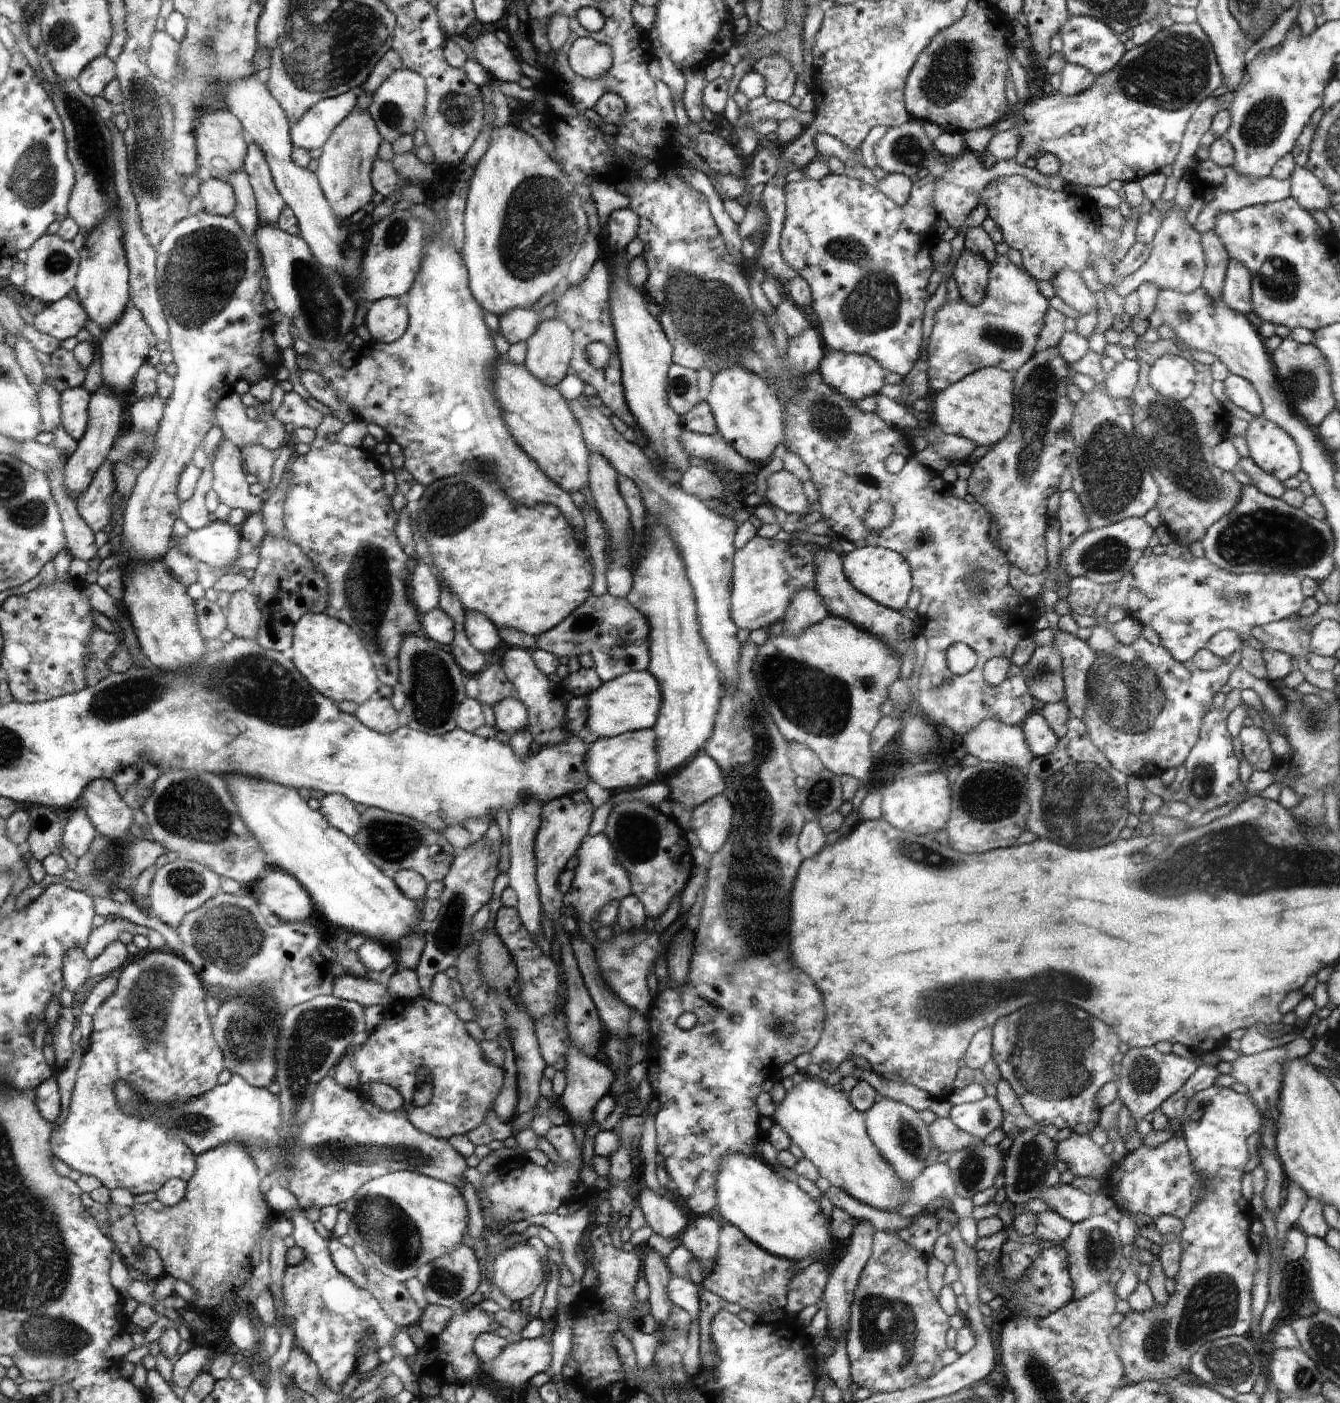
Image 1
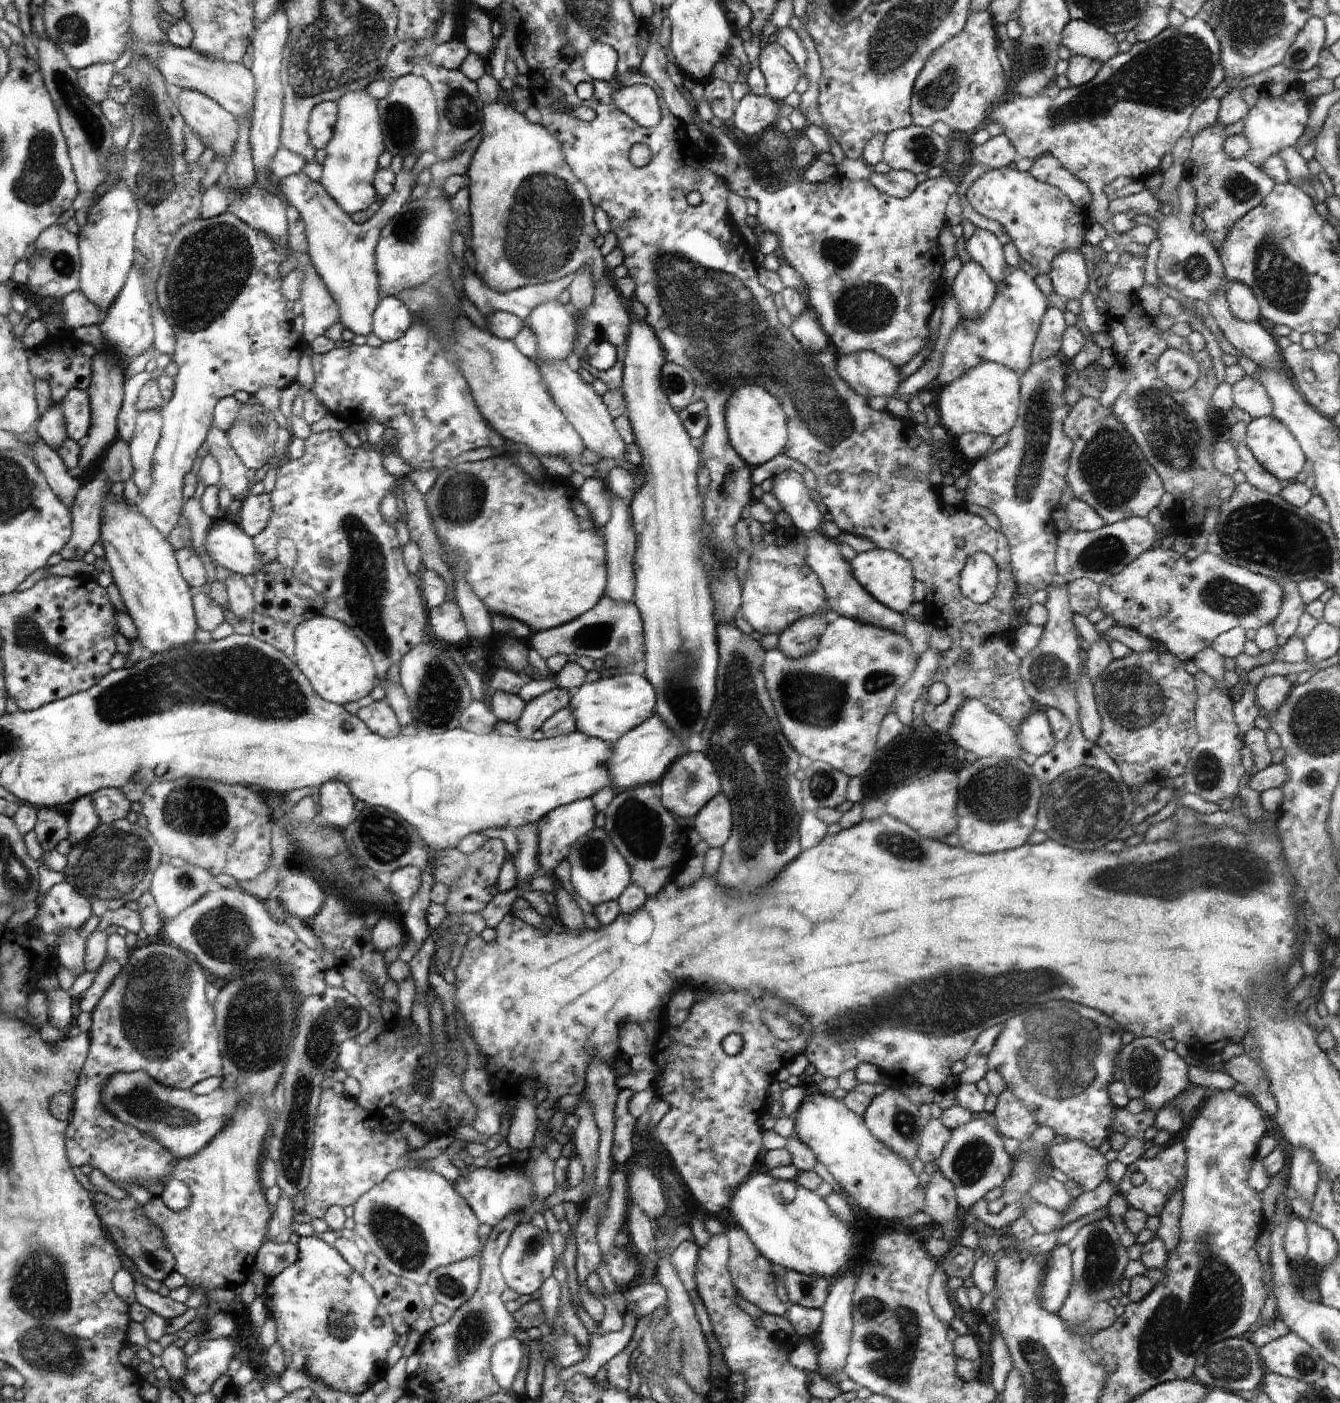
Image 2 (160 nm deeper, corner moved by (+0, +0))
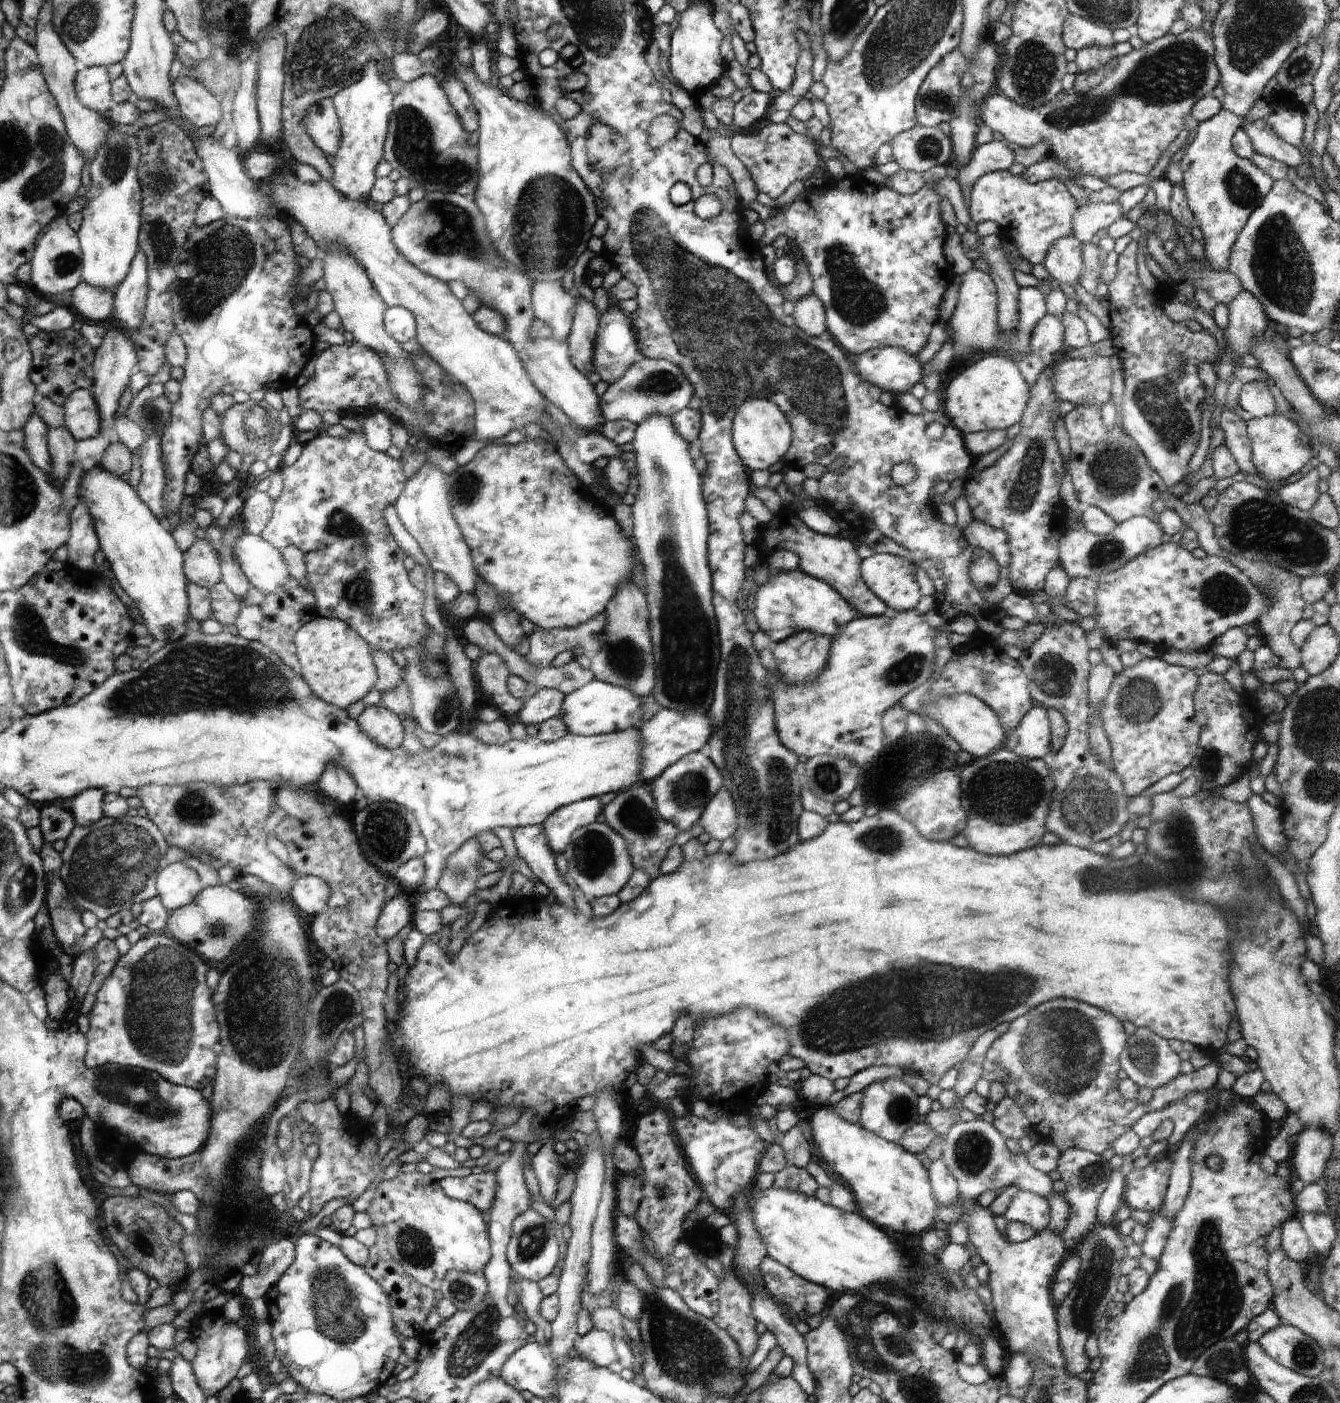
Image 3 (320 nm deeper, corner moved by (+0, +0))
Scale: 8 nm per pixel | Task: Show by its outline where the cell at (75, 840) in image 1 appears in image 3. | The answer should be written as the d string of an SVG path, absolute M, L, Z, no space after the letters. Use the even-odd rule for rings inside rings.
M88 789L74 797L70 812L75 825L92 826L104 817L102 806L105 794L102 789Z

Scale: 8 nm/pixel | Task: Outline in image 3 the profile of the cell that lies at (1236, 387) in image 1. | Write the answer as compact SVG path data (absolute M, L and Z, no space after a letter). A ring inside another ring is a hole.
M1265 382L1244 383L1240 388L1239 405L1254 418L1277 414L1272 392Z

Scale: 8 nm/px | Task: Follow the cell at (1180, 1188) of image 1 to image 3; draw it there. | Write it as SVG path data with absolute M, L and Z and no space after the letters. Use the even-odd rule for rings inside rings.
M1171 1158L1155 1159L1146 1168L1132 1168L1125 1177L1123 1201L1131 1208L1154 1214L1162 1209Z

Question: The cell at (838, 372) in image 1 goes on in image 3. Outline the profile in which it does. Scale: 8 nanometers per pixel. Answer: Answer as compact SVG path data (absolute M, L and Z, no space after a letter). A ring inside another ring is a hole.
M892 347L869 349L858 356L854 370L862 382L899 397L921 383L923 364L912 354Z

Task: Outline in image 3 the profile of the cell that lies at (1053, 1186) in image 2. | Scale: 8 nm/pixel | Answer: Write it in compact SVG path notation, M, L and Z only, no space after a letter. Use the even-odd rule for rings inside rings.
M981 1117L970 1122L958 1121L943 1137L942 1154L946 1168L957 1182L958 1192L966 1200L976 1200L986 1190L1002 1192L1008 1186L1029 1191L1048 1199L1054 1193L1053 1183L1048 1174L1036 1170L1028 1163L1026 1155L1012 1154L1006 1146L1006 1139L990 1122Z

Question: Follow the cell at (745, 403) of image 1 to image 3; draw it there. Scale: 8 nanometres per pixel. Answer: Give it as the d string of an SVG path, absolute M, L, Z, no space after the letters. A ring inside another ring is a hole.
M750 398L742 402L734 418L733 446L751 470L767 470L790 450L793 434L786 416L769 399Z

